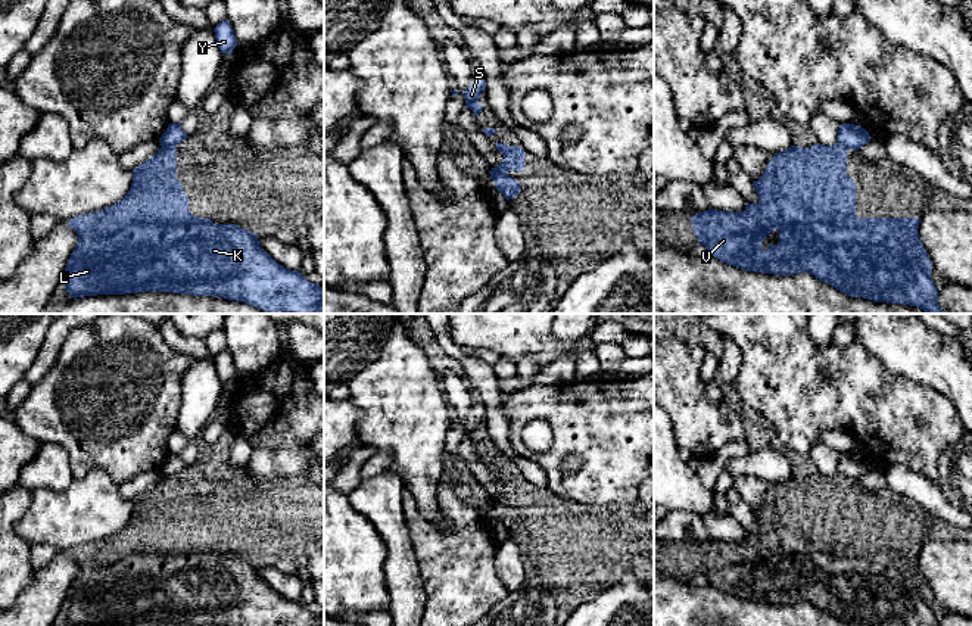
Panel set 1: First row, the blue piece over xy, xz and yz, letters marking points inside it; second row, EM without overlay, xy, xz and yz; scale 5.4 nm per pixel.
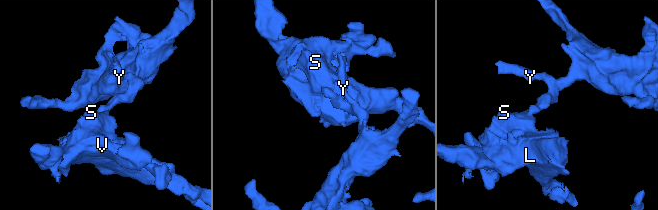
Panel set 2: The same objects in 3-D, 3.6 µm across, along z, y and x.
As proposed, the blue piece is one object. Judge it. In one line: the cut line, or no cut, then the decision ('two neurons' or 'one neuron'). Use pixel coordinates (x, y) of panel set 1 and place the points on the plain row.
cut in xy along (175, 473), (162, 477); two neurons

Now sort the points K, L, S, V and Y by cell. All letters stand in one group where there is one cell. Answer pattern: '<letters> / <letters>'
K L S V / Y

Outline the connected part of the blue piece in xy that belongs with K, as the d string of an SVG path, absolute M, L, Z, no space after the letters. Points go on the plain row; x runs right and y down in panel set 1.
M177 474L161 480L133 499L133 513L128 524L118 533L94 544L74 546L66 552L78 564L78 573L65 597L62 613L71 626L125 625L138 622L172 622L194 626L324 626L320 614L309 613L300 601L290 601L277 594L261 576L258 564L240 558L237 554L214 554L211 548L199 548L189 541L189 526L177 510Z

